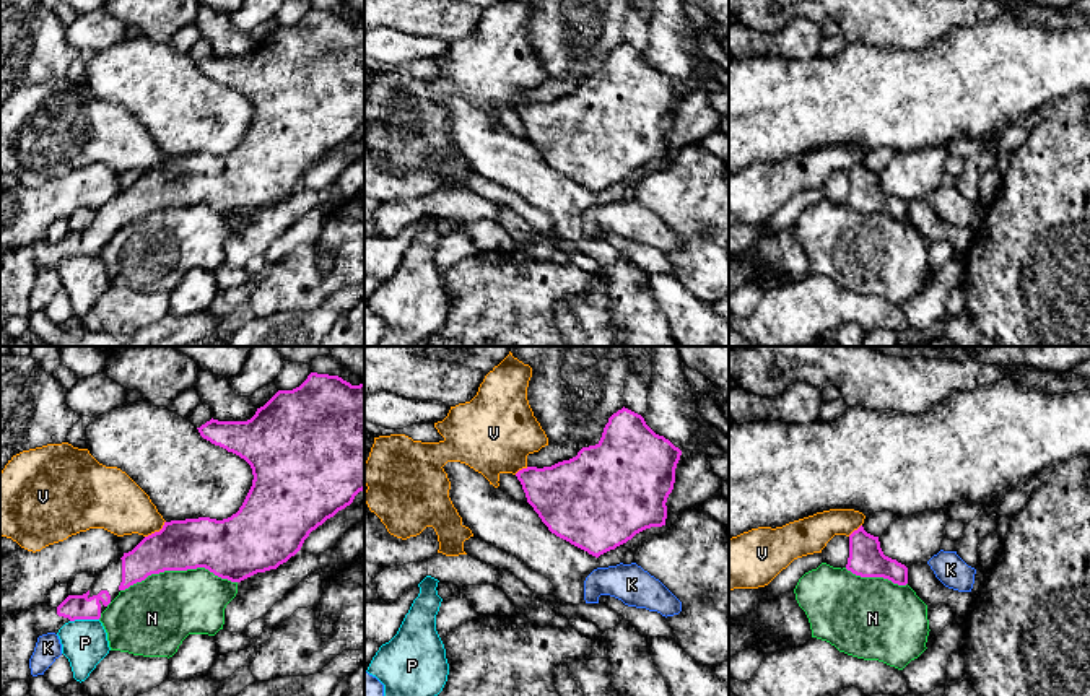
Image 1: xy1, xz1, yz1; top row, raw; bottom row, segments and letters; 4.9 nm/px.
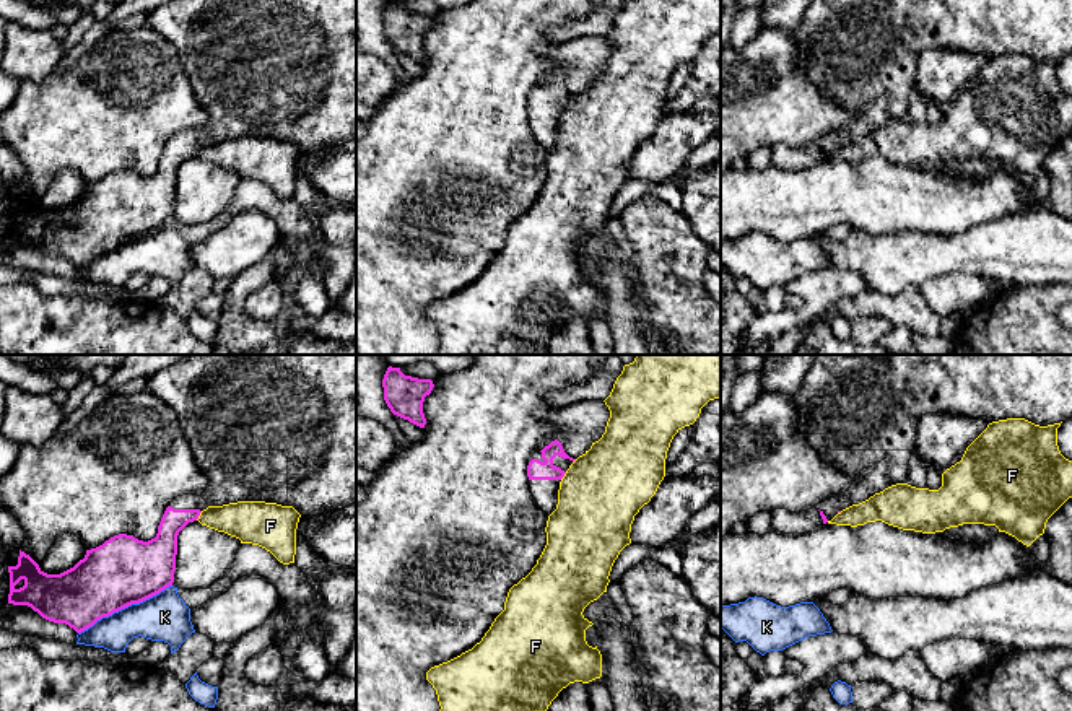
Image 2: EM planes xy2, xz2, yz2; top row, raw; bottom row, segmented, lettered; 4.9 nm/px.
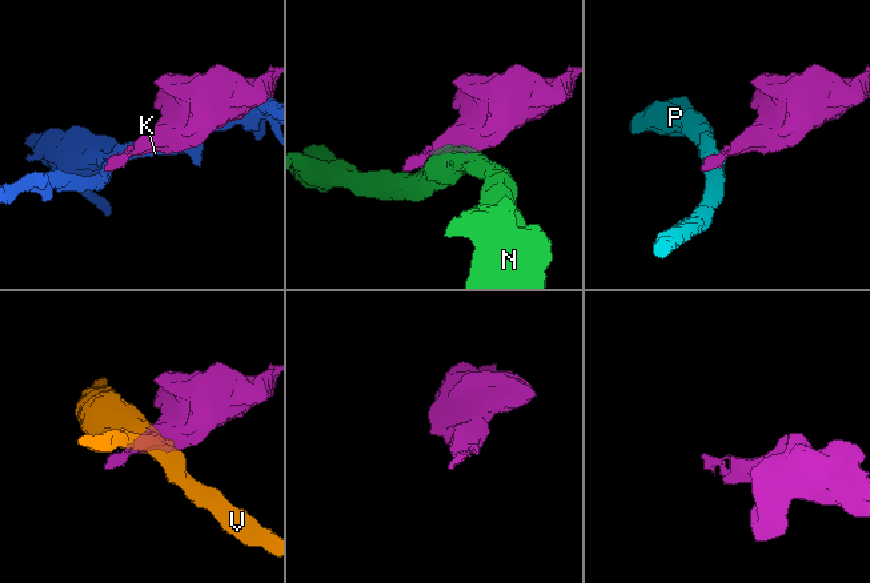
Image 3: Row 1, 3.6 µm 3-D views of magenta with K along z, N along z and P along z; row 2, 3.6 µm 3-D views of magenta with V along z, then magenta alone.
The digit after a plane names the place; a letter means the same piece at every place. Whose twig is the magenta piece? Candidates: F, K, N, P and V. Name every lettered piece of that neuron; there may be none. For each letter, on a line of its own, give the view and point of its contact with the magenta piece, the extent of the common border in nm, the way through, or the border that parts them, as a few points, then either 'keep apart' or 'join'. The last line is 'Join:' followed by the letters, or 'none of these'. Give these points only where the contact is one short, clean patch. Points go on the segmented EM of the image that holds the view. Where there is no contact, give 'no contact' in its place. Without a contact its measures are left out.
F: meets magenta in xy2 at (199, 514); contact 60 nm long; keep apart
K: meets magenta in xy2 at (124, 607); contact 500 nm long; keep apart
N: meets magenta in xy1 at (178, 569); contact 600 nm long; keep apart
P: meets magenta in xy1 at (83, 618); contact 140 nm long; border along xy1 (98, 618), (75, 618), (70, 622); keep apart
V: meets magenta in xy1 at (156, 532); contact 130 nm long; border along xy1 (165, 521), (158, 530), (145, 537); keep apart
Join: none of these

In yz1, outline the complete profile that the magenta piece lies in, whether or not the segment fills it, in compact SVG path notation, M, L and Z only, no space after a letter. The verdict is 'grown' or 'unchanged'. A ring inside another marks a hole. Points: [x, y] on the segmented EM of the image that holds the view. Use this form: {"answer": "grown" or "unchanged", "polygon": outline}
{"answer": "unchanged", "polygon": "M861 525L849 535L846 569L861 577L883 577L898 585L908 584L908 568L883 555L879 537Z"}

